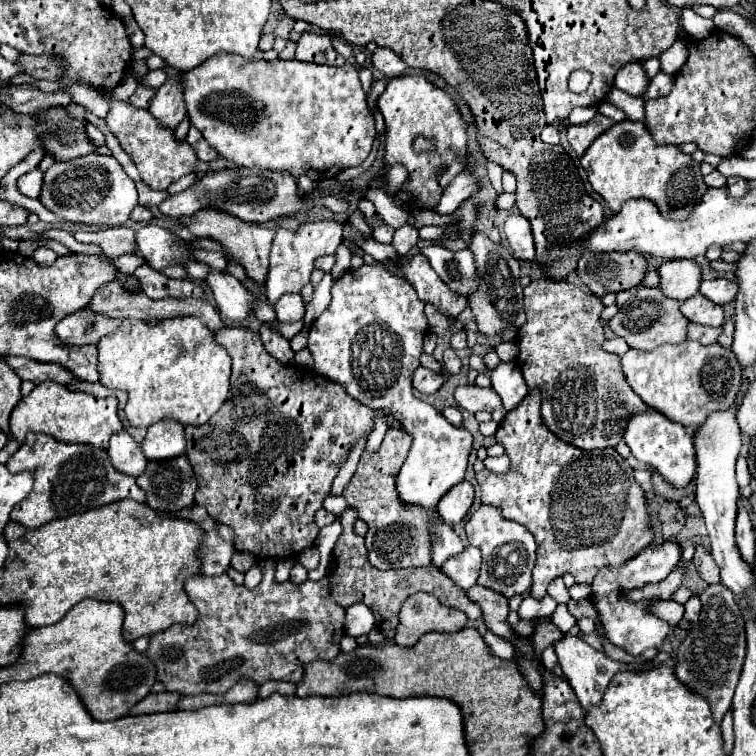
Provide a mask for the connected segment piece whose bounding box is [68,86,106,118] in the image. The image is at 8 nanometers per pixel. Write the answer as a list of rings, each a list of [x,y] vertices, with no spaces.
[[[70,86],[68,94],[74,104],[84,106],[92,114],[96,114],[98,118],[106,116],[106,102],[102,102],[102,98],[98,98],[98,92],[90,92],[88,88],[82,88],[82,86]]]

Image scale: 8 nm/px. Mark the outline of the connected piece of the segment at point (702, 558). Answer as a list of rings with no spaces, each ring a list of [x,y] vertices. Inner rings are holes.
[[[696,544],[694,548],[696,548],[696,552],[694,552],[694,566],[698,568],[700,576],[702,576],[708,584],[720,582],[718,566],[714,564],[714,558],[712,558],[710,552],[704,548],[704,544]]]

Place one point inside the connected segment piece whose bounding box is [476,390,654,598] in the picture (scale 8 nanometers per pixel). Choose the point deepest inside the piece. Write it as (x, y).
(584, 508)

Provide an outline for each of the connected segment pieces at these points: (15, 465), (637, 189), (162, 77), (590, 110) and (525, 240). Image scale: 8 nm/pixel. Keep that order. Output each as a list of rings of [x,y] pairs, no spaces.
[[[28,434],[26,442],[20,444],[6,466],[10,472],[30,470],[34,476],[32,492],[20,504],[16,504],[10,514],[14,522],[28,528],[38,528],[54,518],[82,514],[124,498],[132,498],[136,502],[146,500],[136,480],[112,466],[108,450],[90,444],[66,444],[46,434]]]
[[[632,120],[616,122],[598,136],[582,156],[582,166],[588,172],[592,188],[604,198],[612,212],[618,212],[628,198],[648,198],[664,212],[664,216],[670,216],[670,220],[682,220],[708,188],[700,174],[700,164],[690,154],[684,154],[678,146],[654,144],[646,126]]]
[[[162,69],[150,70],[146,75],[136,75],[141,85],[158,89],[167,80],[167,75]]]
[[[588,106],[588,108],[574,108],[570,112],[570,124],[582,124],[582,122],[588,122],[592,120],[596,114],[596,106]]]
[[[510,214],[504,224],[504,234],[514,250],[514,256],[520,260],[534,260],[536,250],[534,250],[534,240],[532,240],[532,230],[530,222],[522,214]]]

